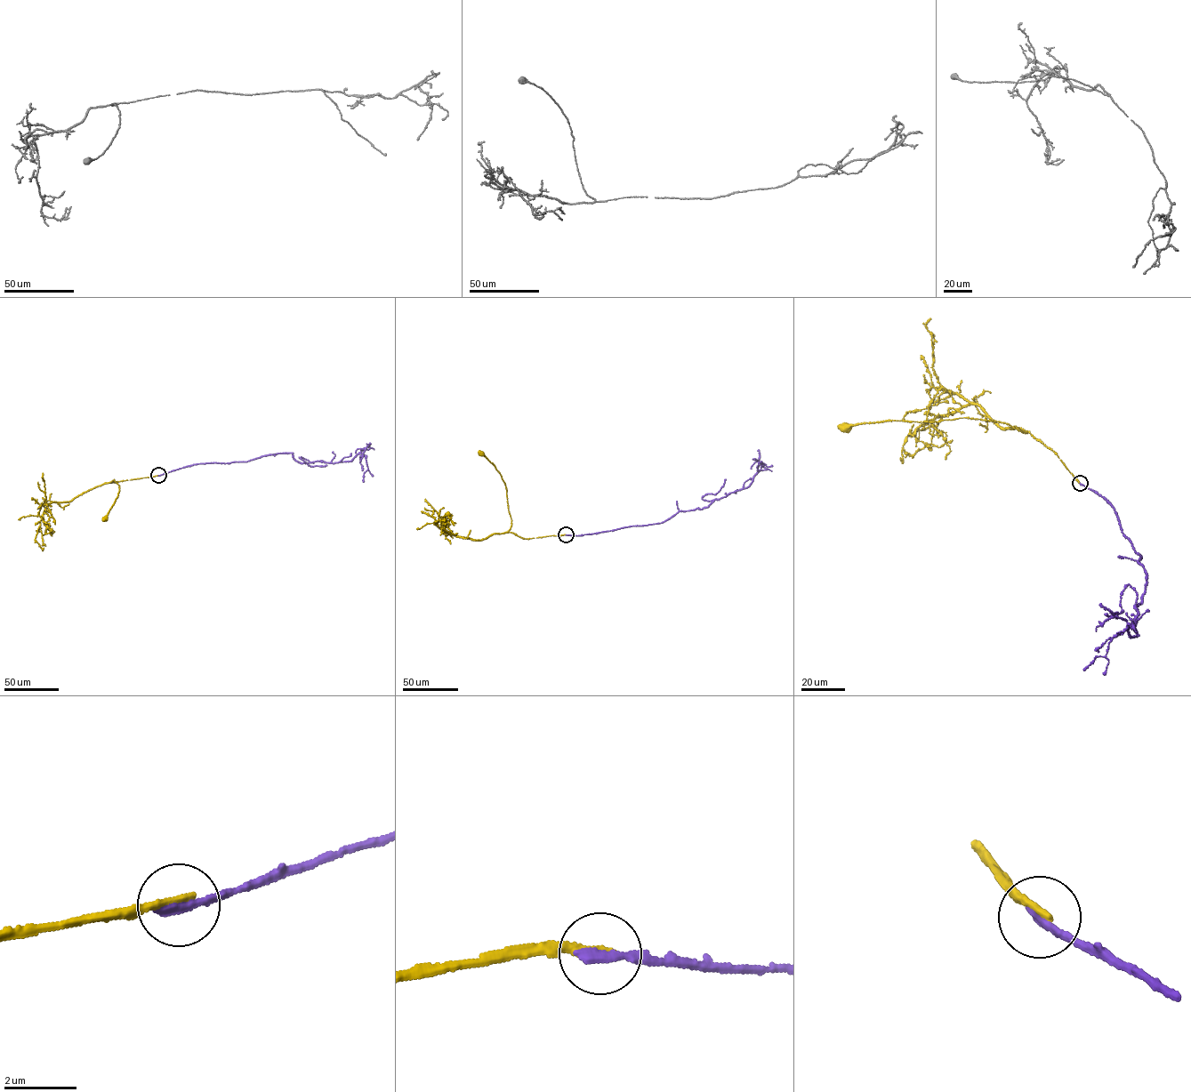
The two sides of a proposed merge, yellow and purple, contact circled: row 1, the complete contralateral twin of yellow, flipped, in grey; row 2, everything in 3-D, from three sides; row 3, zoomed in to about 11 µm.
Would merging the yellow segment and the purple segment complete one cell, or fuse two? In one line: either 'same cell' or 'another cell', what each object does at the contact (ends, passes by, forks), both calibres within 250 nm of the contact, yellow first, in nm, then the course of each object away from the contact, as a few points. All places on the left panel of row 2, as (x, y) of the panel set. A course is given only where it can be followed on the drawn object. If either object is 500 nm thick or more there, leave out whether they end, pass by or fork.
another cell | yellow ends | purple ends | 280/300 nm | yellow via (158, 476), (105, 483), (114, 480), (119, 489), (105, 518) | purple via (158, 476), (270, 454), (333, 463), (360, 453), (368, 469), (363, 482)

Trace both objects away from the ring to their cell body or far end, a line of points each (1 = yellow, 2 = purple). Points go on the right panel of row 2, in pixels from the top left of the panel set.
1: (1080, 483), (1056, 453), (1030, 432), (997, 421), (967, 417), (935, 422), (889, 421), (846, 427)
2: (1080, 484), (1110, 502), (1147, 577), (1135, 606), (1138, 635), (1120, 631), (1083, 670)

